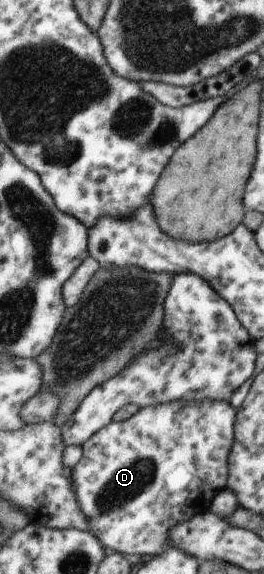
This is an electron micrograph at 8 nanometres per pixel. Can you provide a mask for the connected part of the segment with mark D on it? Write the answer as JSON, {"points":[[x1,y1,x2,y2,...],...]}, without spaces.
{"points":[[210,398,200,399,195,402,188,402,188,400,174,400,173,402,166,402,165,404,151,404,145,408,139,408,138,413,134,414,124,422,112,422,102,430,98,430,94,436,90,436,88,440,82,444,82,458,80,462,71,469,72,474,72,490,76,494,76,502,82,510,82,516,86,516,88,520,88,531,93,533,100,544,104,546,107,553,131,554,134,556,156,556,166,551,168,544,168,530,172,526,176,526,178,522,186,522,192,516,200,514,200,512,211,511,212,500,217,494,227,488,229,478,228,458,234,446,234,422,236,422,237,411,231,408,229,402,222,402,222,400,211,400]]}

